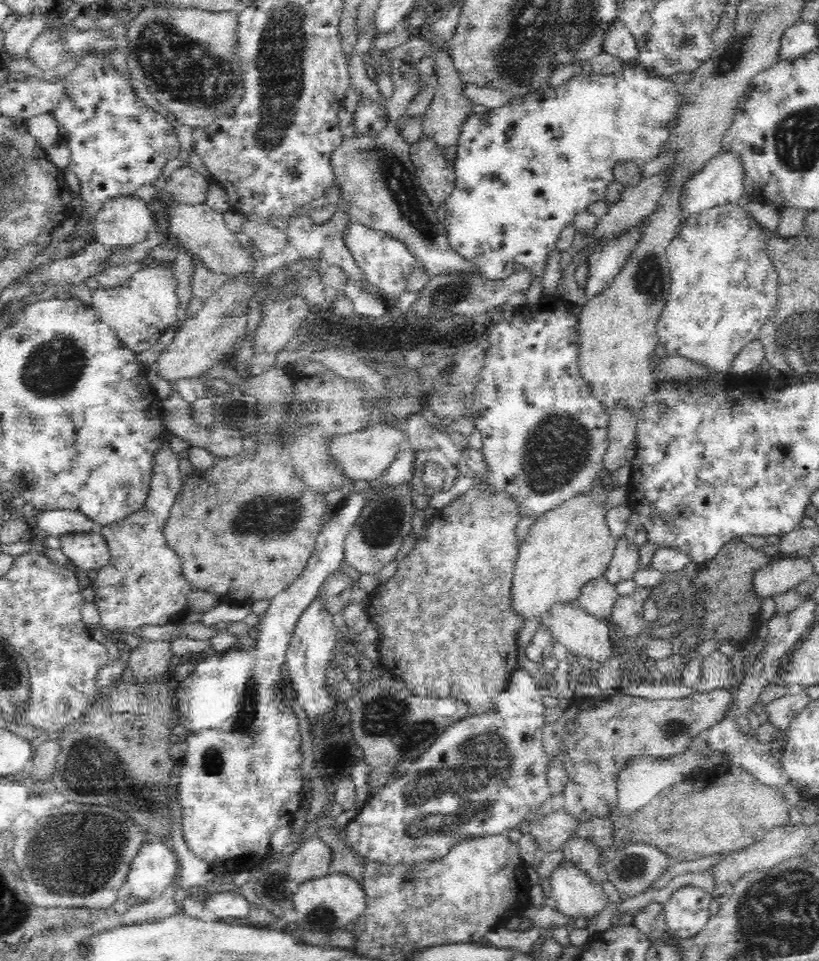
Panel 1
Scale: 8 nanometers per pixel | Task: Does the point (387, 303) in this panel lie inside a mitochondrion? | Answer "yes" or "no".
no

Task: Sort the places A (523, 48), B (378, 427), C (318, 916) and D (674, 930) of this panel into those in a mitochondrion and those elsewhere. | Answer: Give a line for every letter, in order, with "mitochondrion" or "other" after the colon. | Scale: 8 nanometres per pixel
A: mitochondrion
B: other
C: mitochondrion
D: other

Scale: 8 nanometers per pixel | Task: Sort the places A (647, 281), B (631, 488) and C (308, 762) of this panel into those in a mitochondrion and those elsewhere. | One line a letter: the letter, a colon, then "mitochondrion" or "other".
A: mitochondrion
B: other
C: other

